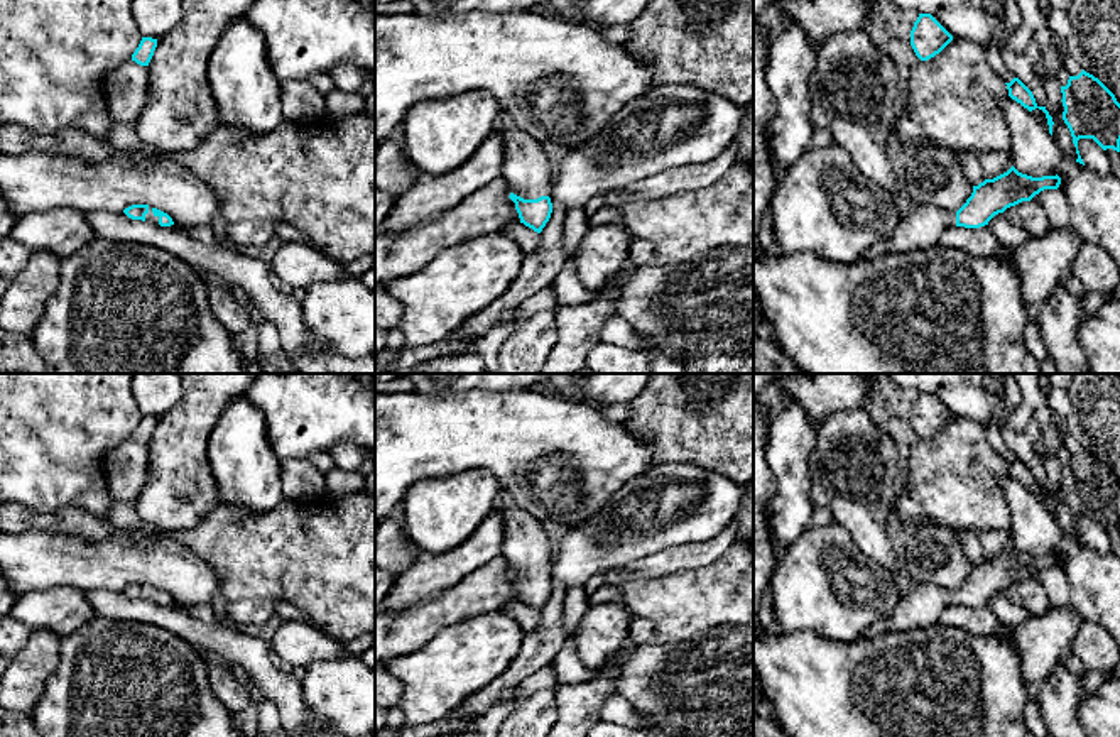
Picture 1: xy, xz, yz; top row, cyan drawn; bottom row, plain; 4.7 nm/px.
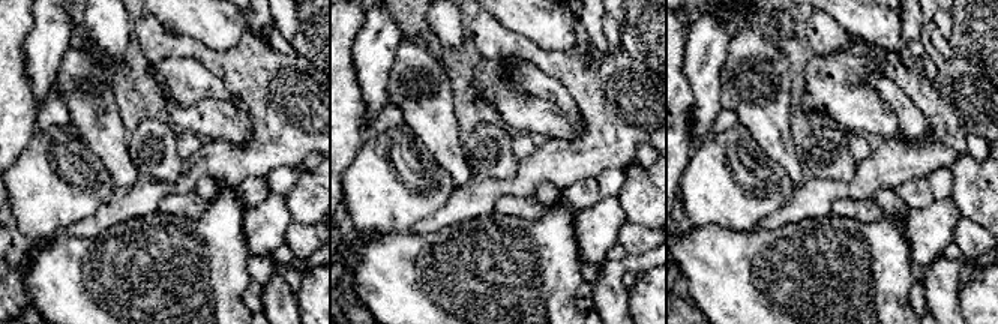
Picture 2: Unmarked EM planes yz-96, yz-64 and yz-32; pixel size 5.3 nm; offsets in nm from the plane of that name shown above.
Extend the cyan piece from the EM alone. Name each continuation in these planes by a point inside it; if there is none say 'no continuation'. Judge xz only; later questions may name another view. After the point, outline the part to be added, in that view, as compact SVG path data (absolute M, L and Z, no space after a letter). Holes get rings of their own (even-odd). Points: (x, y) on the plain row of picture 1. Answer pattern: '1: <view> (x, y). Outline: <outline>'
1: xz (527, 548). Outline: M500 489L493 507L502 512L505 524L502 556L508 570L524 578L549 575L554 541L542 522L519 507L505 489Z

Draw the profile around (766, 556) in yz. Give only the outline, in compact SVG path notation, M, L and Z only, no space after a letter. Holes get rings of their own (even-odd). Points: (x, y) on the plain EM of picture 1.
M753 399L753 636L760 632L758 610L770 583L779 553L770 538L769 502L777 492L777 482L765 461L770 421L762 414L762 402Z

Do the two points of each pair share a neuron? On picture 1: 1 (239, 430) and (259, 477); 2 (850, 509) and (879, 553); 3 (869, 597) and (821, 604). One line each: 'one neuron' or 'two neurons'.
1: one neuron
2: one neuron
3: one neuron

